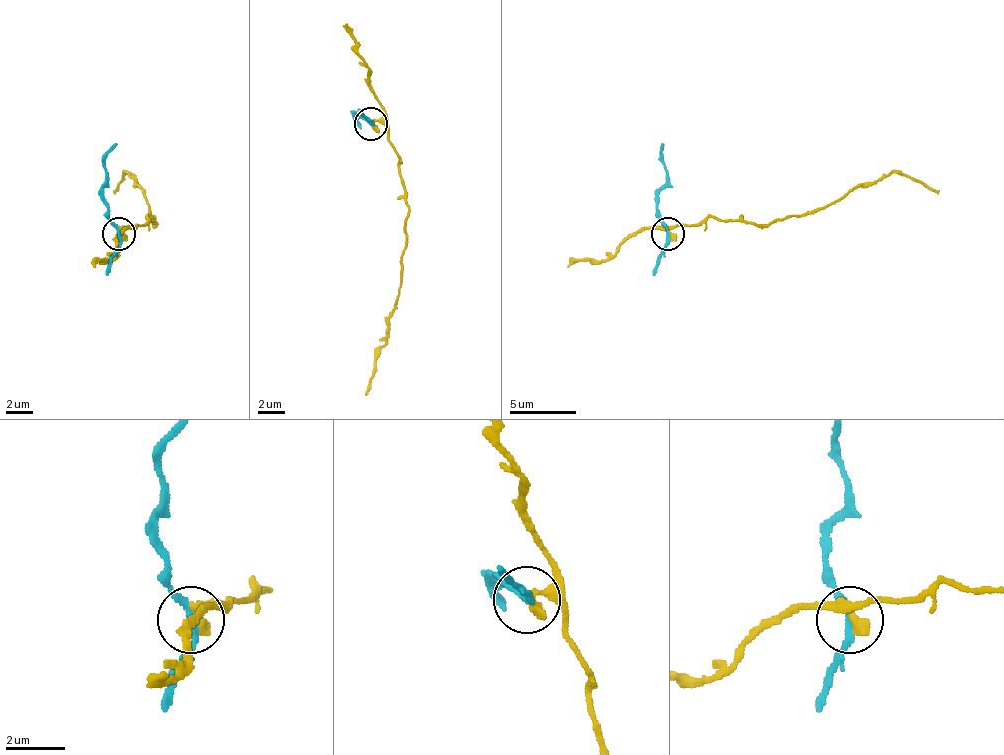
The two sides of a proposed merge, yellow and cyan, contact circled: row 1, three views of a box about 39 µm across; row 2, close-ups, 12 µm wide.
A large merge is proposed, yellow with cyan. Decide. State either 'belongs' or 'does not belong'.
does not belong

